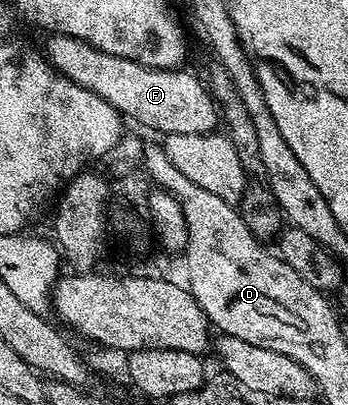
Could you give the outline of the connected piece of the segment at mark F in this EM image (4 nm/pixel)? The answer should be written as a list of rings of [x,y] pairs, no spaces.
[[[51,33],[46,42],[44,57],[58,73],[64,75],[68,80],[80,84],[86,90],[96,92],[108,104],[112,104],[122,115],[123,119],[139,122],[150,130],[155,130],[158,136],[168,134],[213,134],[219,129],[220,115],[218,103],[211,96],[209,89],[204,85],[203,79],[194,74],[189,74],[186,68],[175,68],[173,70],[157,70],[151,66],[141,66],[120,56],[112,56],[108,52],[96,49],[79,38],[73,38],[67,34]]]

